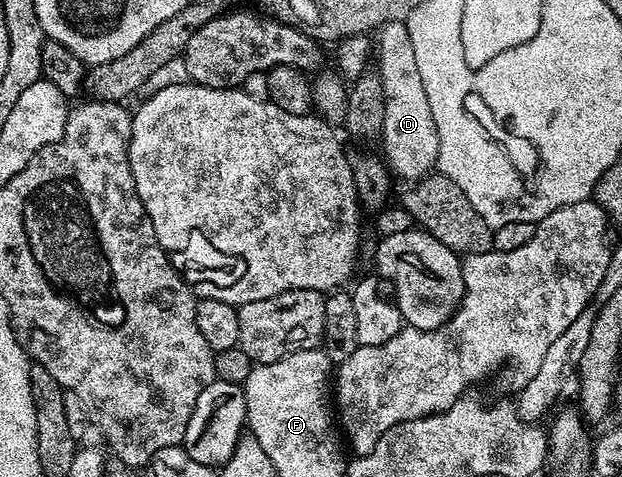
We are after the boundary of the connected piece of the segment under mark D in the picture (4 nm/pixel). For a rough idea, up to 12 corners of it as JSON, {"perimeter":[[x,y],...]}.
{"perimeter":[[403,20],[377,31],[389,171],[417,183],[439,135]]}

